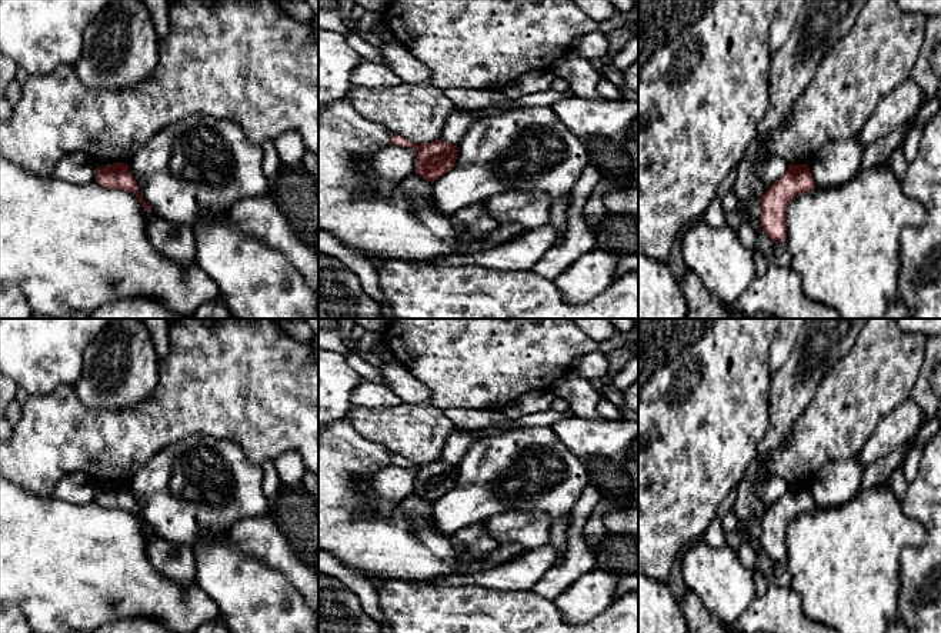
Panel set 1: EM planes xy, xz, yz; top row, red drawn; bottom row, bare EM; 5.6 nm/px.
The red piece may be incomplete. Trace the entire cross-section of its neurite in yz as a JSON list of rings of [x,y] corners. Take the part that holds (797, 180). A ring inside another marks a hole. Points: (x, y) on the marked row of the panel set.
[[[790,164],[788,170],[761,197],[763,230],[774,241],[773,261],[780,267],[791,266],[787,249],[787,209],[798,196],[815,189],[808,164]]]

